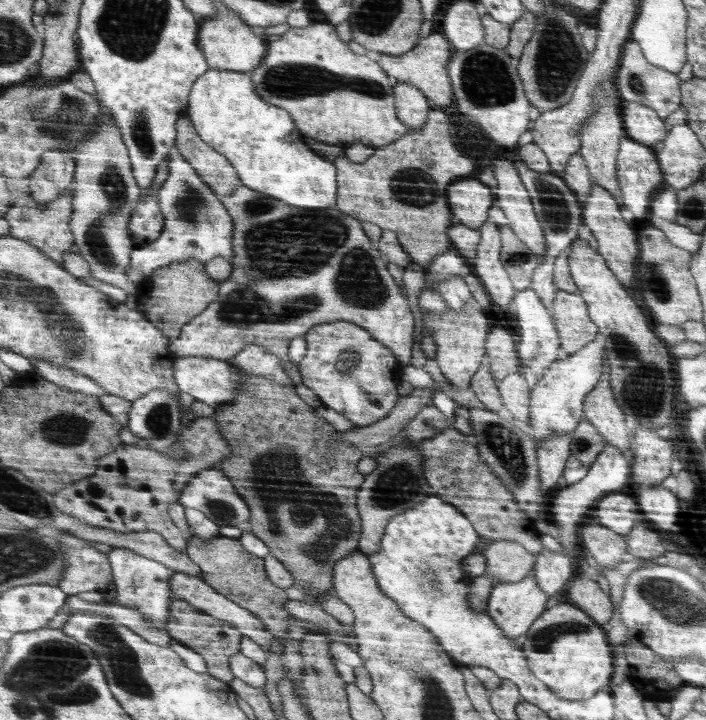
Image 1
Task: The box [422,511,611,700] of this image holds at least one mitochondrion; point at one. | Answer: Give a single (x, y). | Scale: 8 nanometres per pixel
(542, 641)

